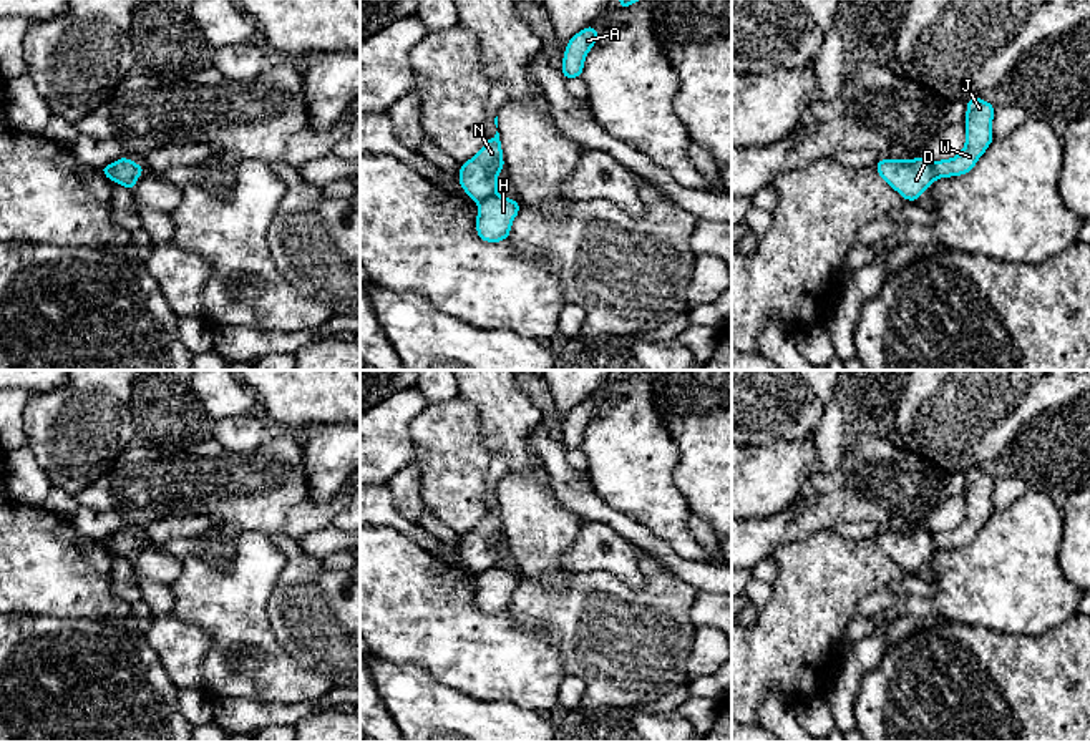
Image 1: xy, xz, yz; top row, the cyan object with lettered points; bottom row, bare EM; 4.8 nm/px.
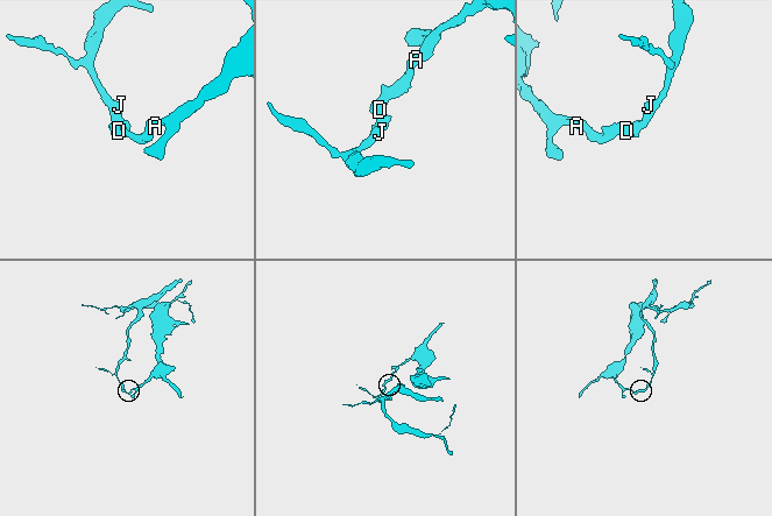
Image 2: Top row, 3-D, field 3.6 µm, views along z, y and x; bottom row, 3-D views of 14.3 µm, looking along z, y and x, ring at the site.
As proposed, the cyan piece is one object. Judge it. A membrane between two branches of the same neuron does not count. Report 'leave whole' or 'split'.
split

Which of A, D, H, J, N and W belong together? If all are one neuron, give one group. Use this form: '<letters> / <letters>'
A D N / H J W

